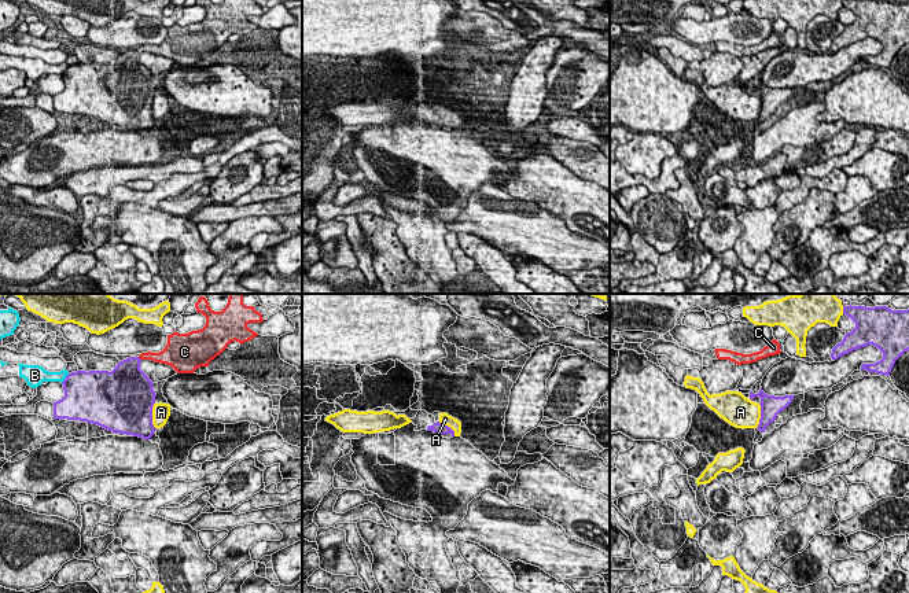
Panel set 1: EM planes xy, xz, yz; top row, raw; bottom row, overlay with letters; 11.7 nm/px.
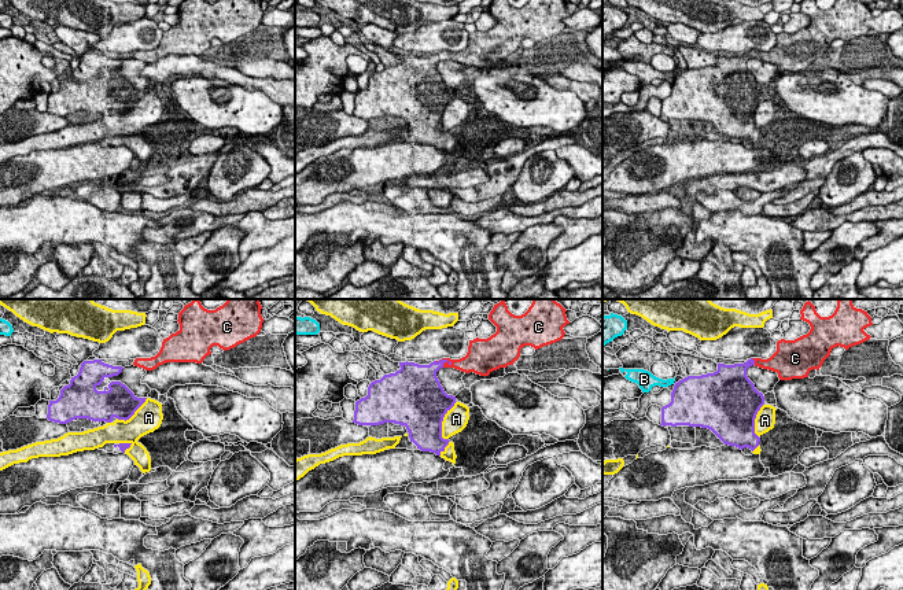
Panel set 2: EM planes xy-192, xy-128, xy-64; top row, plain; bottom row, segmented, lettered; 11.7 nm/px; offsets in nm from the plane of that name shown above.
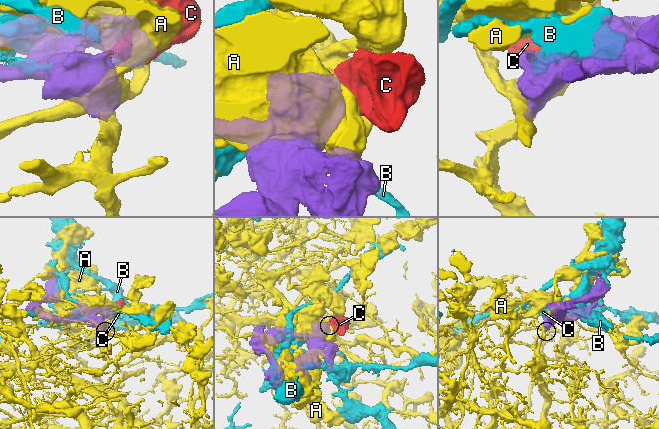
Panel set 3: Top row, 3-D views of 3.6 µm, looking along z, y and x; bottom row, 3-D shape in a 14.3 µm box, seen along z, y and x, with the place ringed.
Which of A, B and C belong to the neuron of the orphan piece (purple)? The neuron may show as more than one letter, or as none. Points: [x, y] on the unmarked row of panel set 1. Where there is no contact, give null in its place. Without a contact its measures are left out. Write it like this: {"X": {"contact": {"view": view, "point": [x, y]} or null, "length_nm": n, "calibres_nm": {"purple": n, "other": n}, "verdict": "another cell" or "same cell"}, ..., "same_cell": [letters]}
{"A": {"contact": {"view": "xy", "point": [151, 107]}, "length_nm": 300, "calibres_nm": {"purple": 500, "other": 220}, "verdict": "same cell"}, "B": {"contact": {"view": "xy", "point": [66, 70]}, "length_nm": 150, "calibres_nm": {"purple": 440, "other": 130}, "verdict": "another cell"}, "C": {"contact": {"view": "xy", "point": [139, 51]}, "length_nm": 60, "calibres_nm": {"purple": 340, "other": 130}, "verdict": "same cell"}, "same_cell": ["A", "C"]}

